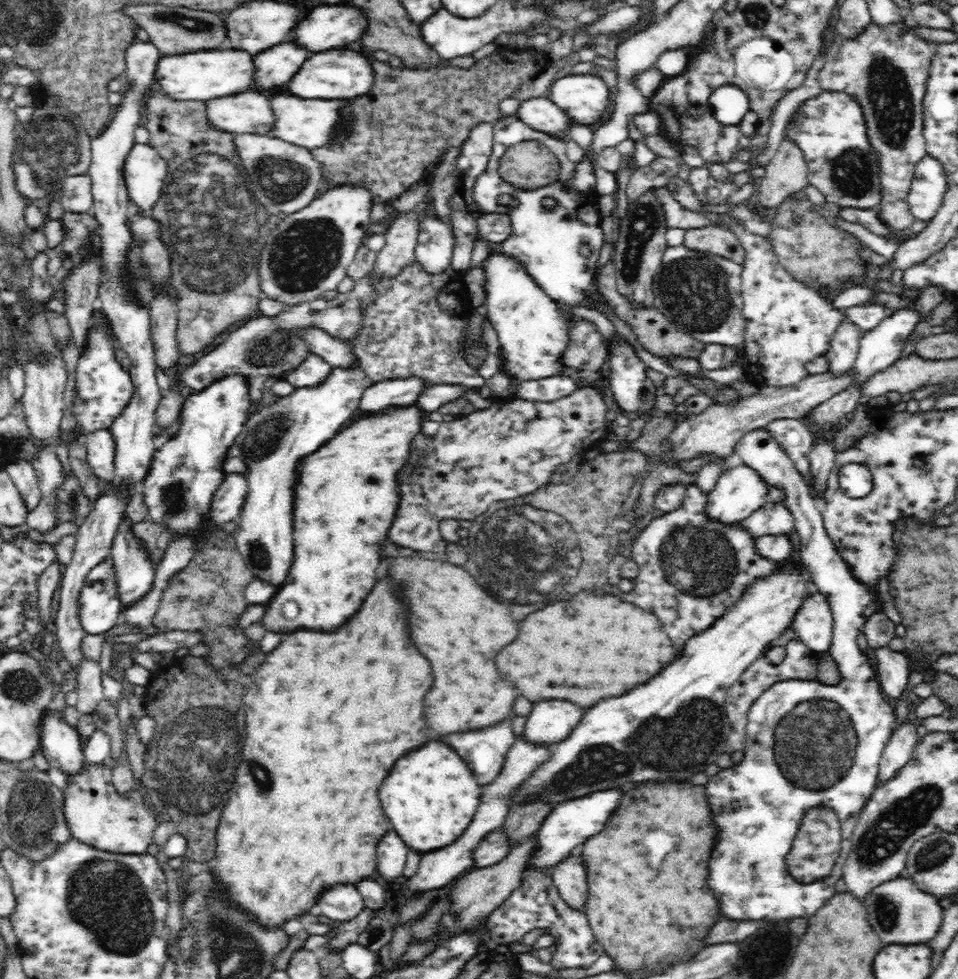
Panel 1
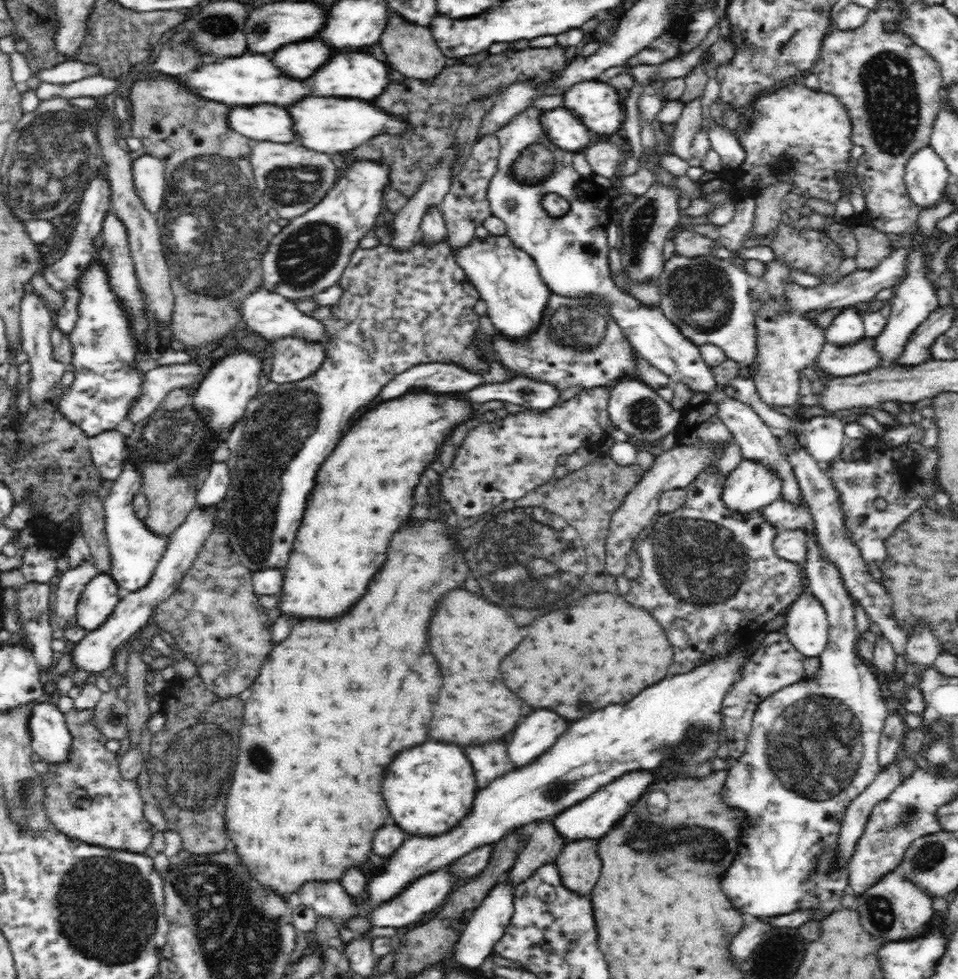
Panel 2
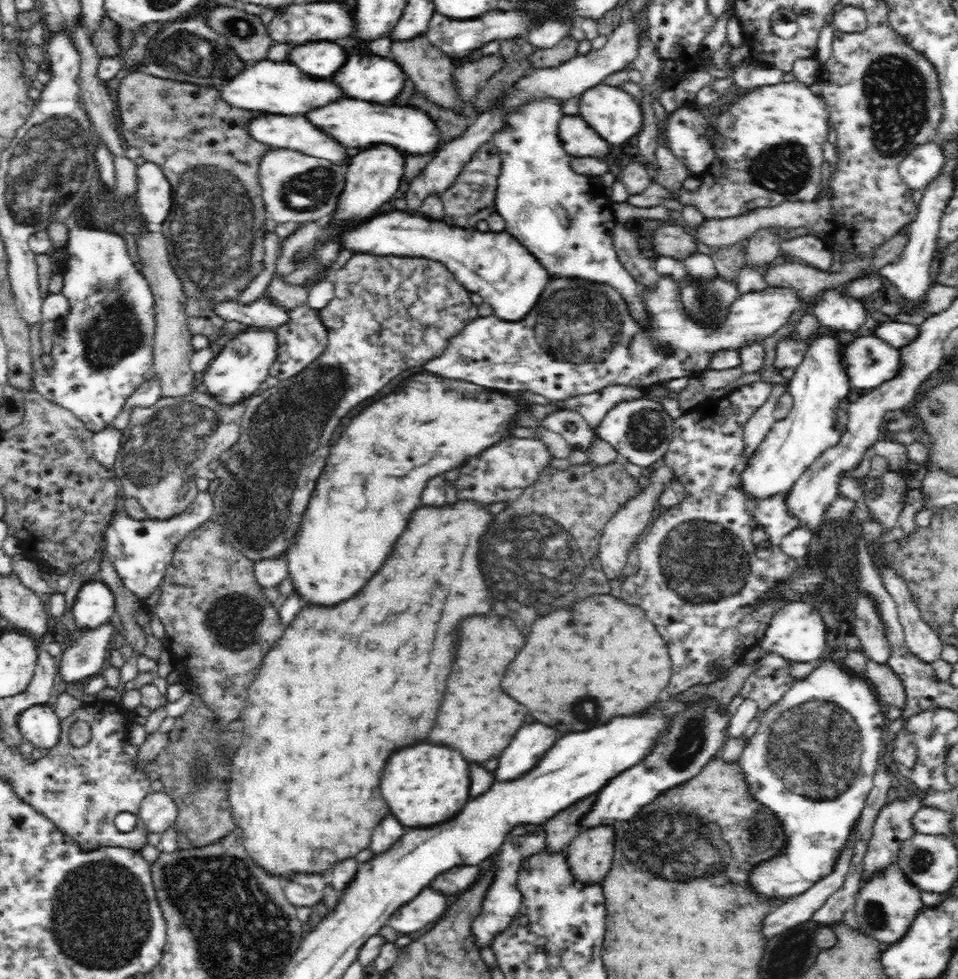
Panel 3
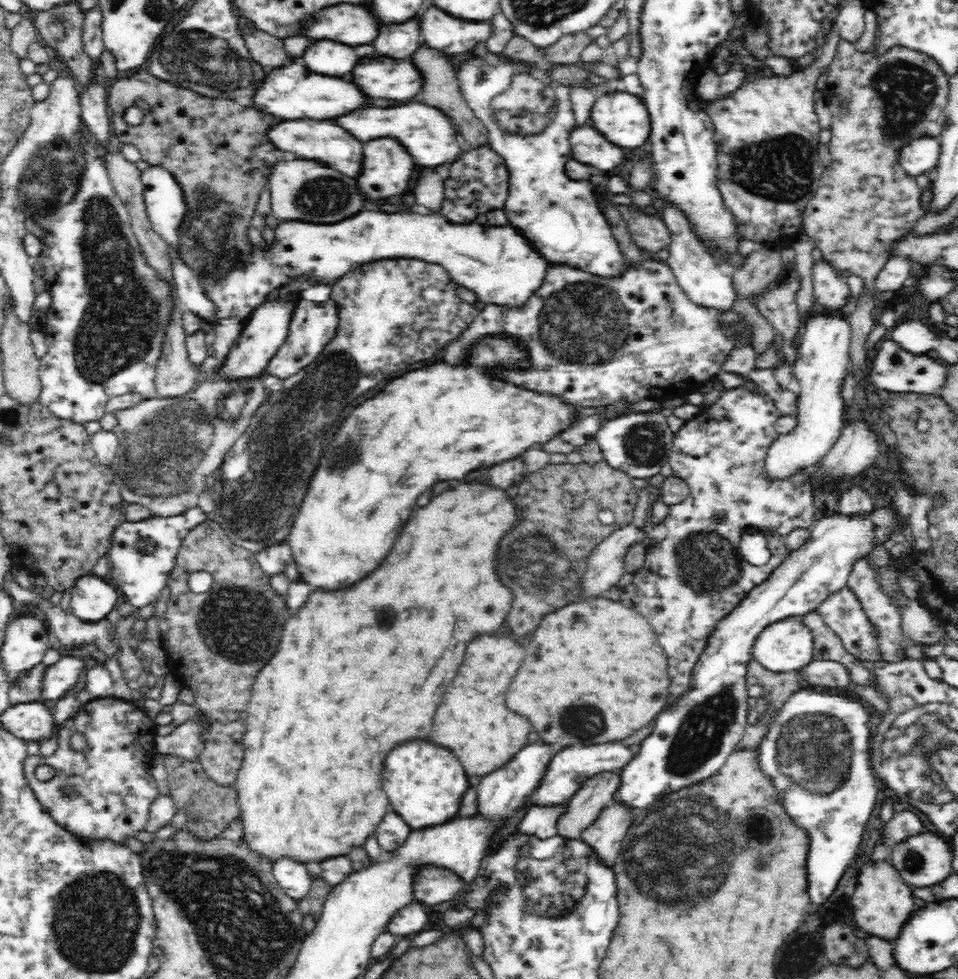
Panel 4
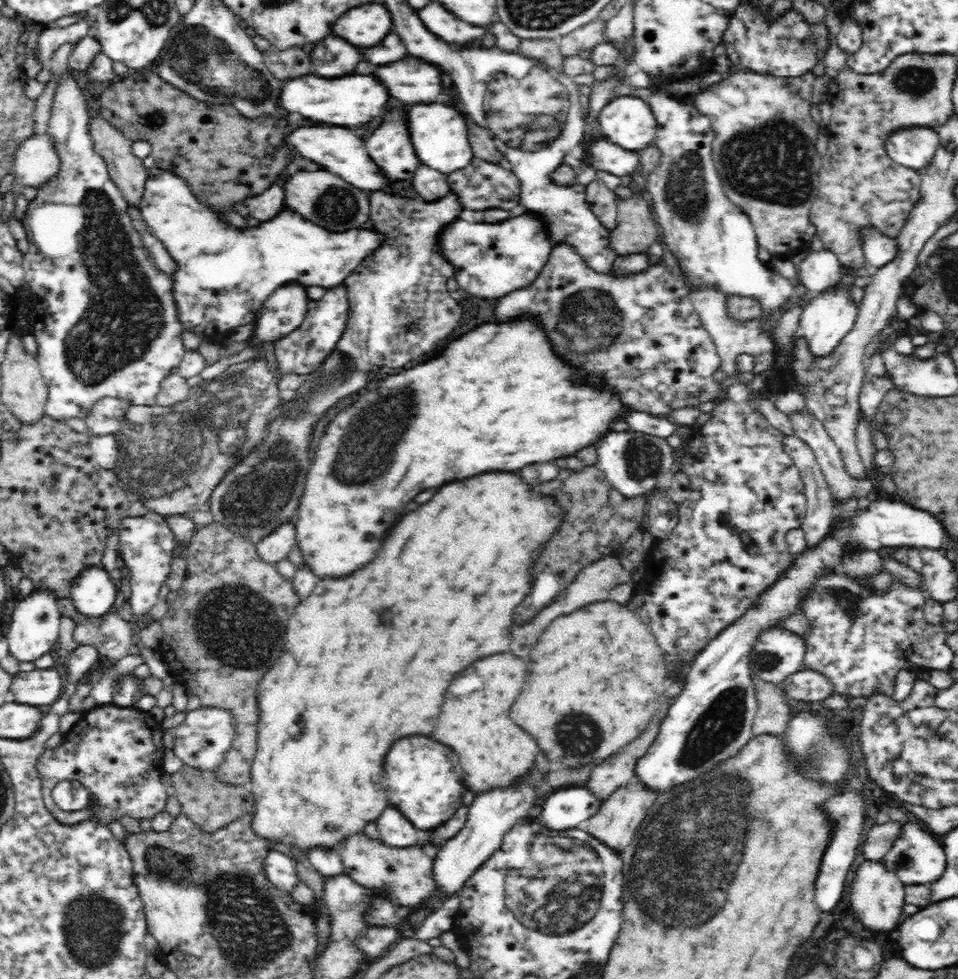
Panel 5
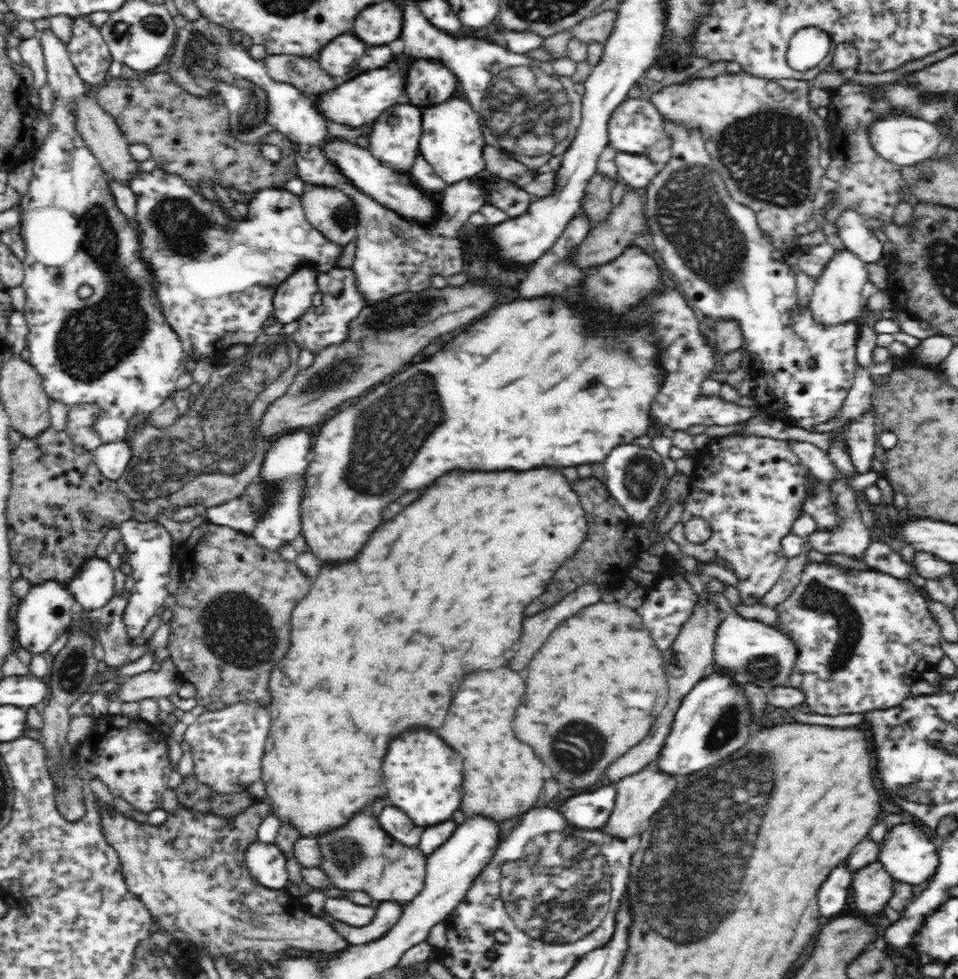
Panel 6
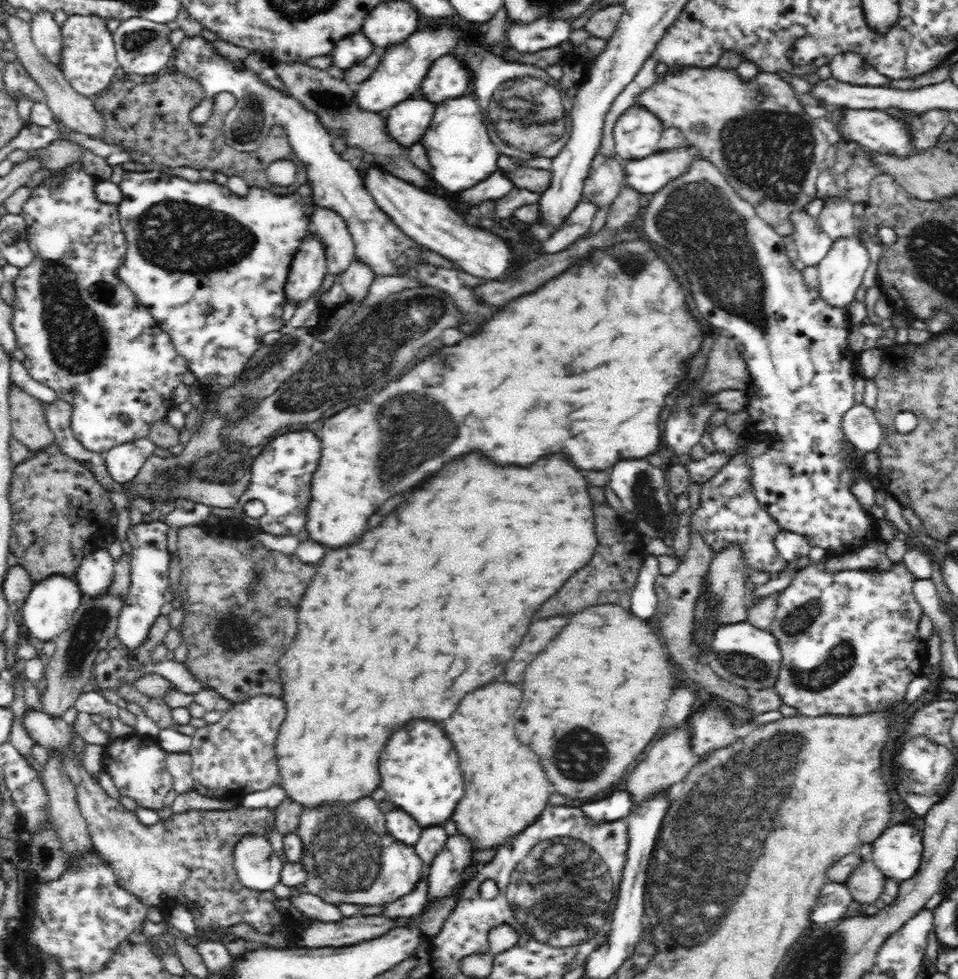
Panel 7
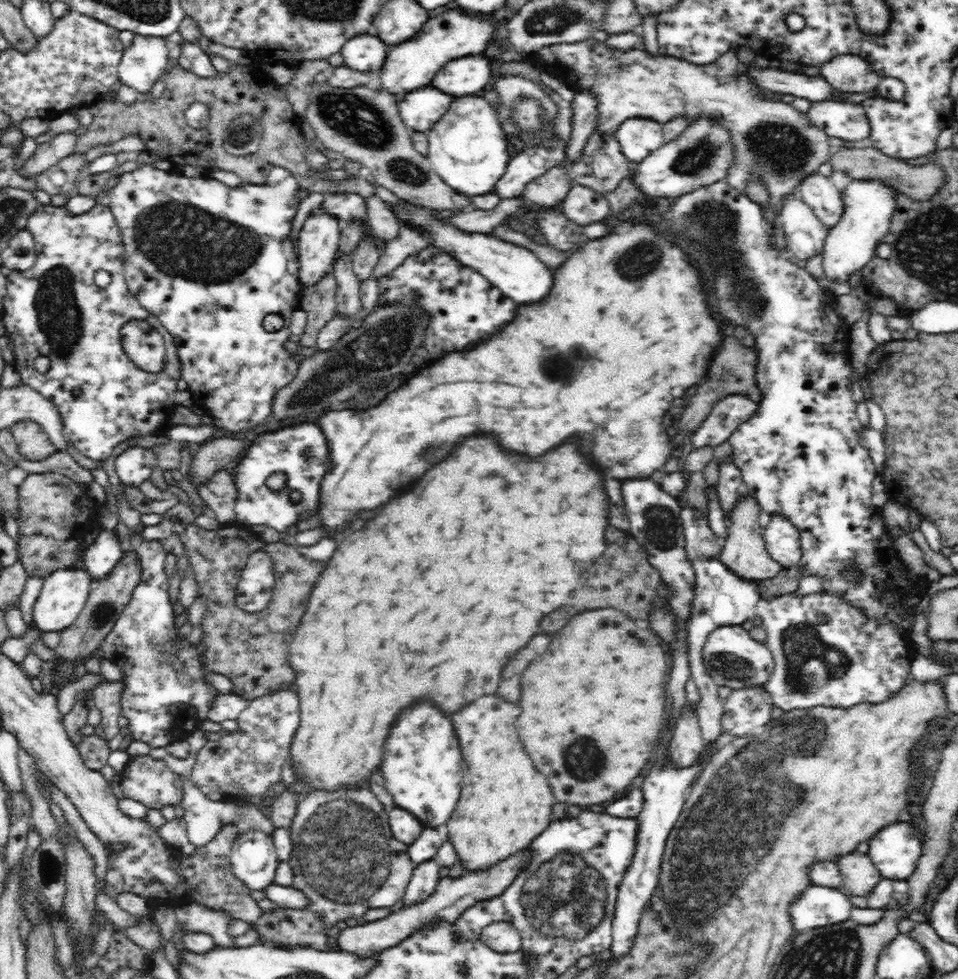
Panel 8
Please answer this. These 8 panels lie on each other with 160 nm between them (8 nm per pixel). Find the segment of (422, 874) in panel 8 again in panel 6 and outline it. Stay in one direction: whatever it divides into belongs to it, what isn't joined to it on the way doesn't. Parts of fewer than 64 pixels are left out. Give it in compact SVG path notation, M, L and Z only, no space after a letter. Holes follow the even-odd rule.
M381 902L372 922L366 926L356 927L344 924L335 918L332 918L325 910L322 911L322 918L326 919L328 923L334 925L334 929L348 941L350 945L364 944L385 935L398 922L403 912L403 905L396 904L396 902Z

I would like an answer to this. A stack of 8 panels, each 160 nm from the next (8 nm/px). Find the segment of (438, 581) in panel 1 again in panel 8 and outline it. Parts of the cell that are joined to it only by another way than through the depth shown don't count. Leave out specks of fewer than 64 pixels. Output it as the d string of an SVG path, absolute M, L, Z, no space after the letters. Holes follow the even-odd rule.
M482 696L480 700L472 702L470 706L462 708L460 712L456 712L456 714L452 716L454 730L456 730L458 740L460 740L460 748L464 750L464 752L462 752L462 756L464 756L464 762L462 762L464 782L462 782L462 798L458 800L458 806L456 806L454 816L451 816L446 824L444 824L443 832L445 833L446 838L453 844L458 861L464 866L465 872L468 872L468 870L484 870L484 866L494 866L497 863L503 862L506 858L517 854L517 852L524 851L528 848L528 844L530 844L538 834L542 834L542 832L548 828L548 824L552 821L551 812L552 806L554 806L555 803L555 798L552 790L550 790L551 786L549 785L548 780L544 778L544 774L540 774L540 772L534 768L534 762L530 760L528 752L522 750L524 746L522 746L522 742L520 742L520 738L518 738L518 732L514 730L514 722L516 722L518 716L520 716L520 708L518 708L516 704L512 704L512 702L504 702L504 700L498 698L498 696Z

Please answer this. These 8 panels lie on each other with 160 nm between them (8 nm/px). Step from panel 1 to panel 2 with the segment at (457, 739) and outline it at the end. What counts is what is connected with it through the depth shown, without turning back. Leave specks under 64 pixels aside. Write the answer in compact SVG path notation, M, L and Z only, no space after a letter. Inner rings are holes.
M492 742L484 746L466 746L464 754L468 756L470 764L474 766L476 782L484 789L491 784L495 778L502 777L507 772L516 768L508 758L507 745L504 742Z

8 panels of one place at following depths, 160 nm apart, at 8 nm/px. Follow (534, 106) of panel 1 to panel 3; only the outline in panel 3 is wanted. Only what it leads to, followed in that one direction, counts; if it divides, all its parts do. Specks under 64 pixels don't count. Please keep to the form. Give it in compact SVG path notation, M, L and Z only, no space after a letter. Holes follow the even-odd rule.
M565 115L557 127L565 152L573 157L606 158L610 152L605 142L580 116Z

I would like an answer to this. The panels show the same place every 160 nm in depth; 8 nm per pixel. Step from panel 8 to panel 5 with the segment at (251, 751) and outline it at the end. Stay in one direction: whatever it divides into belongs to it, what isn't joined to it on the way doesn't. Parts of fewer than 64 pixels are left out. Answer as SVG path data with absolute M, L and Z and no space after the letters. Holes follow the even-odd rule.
M200 707L186 712L186 720L174 728L175 740L173 752L182 760L184 765L200 770L216 770L220 766L221 759L232 746L236 732L237 722L228 710L220 707Z

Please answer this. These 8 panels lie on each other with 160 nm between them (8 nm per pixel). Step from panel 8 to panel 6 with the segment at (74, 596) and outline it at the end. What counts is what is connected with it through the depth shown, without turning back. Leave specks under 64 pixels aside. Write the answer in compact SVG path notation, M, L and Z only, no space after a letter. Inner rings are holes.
M46 581L34 585L28 595L20 600L18 612L13 612L18 632L18 642L28 653L42 654L60 638L72 624L72 614L78 607L78 602L69 594L65 586L56 581Z

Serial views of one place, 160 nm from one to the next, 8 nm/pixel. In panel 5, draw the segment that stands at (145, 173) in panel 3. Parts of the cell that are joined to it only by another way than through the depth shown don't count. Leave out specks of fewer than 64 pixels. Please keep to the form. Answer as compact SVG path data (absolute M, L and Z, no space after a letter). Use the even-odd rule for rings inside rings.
M160 168L148 169L143 197L139 204L143 219L176 262L176 270L171 274L174 282L175 303L178 306L179 321L185 330L195 332L201 340L209 340L224 345L232 328L252 322L256 311L272 294L274 289L290 283L304 286L332 288L342 284L344 279L376 248L384 244L384 237L369 225L348 230L348 232L328 232L284 208L272 220L260 226L234 230L228 223L220 221L216 214L204 203L198 201L188 183L175 172ZM521 212L501 223L474 222L463 219L448 224L441 232L439 246L452 264L459 288L480 298L500 298L530 286L551 254L553 243L532 213Z

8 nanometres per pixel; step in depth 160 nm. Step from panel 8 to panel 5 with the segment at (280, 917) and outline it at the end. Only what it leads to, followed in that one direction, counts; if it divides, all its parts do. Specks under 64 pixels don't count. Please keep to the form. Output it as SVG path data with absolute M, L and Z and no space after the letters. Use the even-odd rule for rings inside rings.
M360 832L356 838L350 836L343 844L336 845L334 850L342 859L343 874L355 879L360 886L368 886L372 890L382 886L390 888L391 901L396 906L422 905L424 901L438 901L443 896L439 892L438 882L435 882L435 860L432 853L422 846L394 848Z

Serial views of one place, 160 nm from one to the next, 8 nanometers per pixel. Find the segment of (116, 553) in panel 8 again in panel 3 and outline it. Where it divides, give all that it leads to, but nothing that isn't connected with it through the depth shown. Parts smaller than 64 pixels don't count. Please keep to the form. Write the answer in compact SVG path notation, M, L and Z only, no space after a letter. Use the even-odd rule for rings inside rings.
M101 581L84 582L71 610L80 631L98 628L114 614L115 595Z

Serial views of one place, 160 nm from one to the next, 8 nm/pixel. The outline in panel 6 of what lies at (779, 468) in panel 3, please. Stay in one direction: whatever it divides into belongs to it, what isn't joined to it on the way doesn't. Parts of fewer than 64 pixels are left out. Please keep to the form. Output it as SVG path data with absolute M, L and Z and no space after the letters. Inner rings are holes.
M847 249L837 252L826 264L822 274L816 279L816 286L809 302L812 320L821 328L832 328L843 322L854 320L864 304L862 286L869 281L867 264Z

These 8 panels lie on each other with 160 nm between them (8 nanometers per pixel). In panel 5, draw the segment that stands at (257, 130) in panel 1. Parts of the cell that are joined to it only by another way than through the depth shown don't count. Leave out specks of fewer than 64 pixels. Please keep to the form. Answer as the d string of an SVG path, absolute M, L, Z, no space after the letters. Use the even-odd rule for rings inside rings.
M303 126L286 137L287 143L305 159L321 165L323 170L336 174L360 190L372 190L373 193L382 191L391 194L391 184L384 182L381 171L368 156L364 142L354 134L354 130L336 128L336 126L334 128L332 126Z

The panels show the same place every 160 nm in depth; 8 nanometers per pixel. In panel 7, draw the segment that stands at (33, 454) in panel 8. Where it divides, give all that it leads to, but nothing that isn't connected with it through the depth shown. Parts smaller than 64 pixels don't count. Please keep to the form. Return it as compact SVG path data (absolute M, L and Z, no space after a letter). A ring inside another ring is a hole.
M11 384L9 409L13 437L31 451L44 450L55 442L55 434L45 419L43 403L31 394Z

